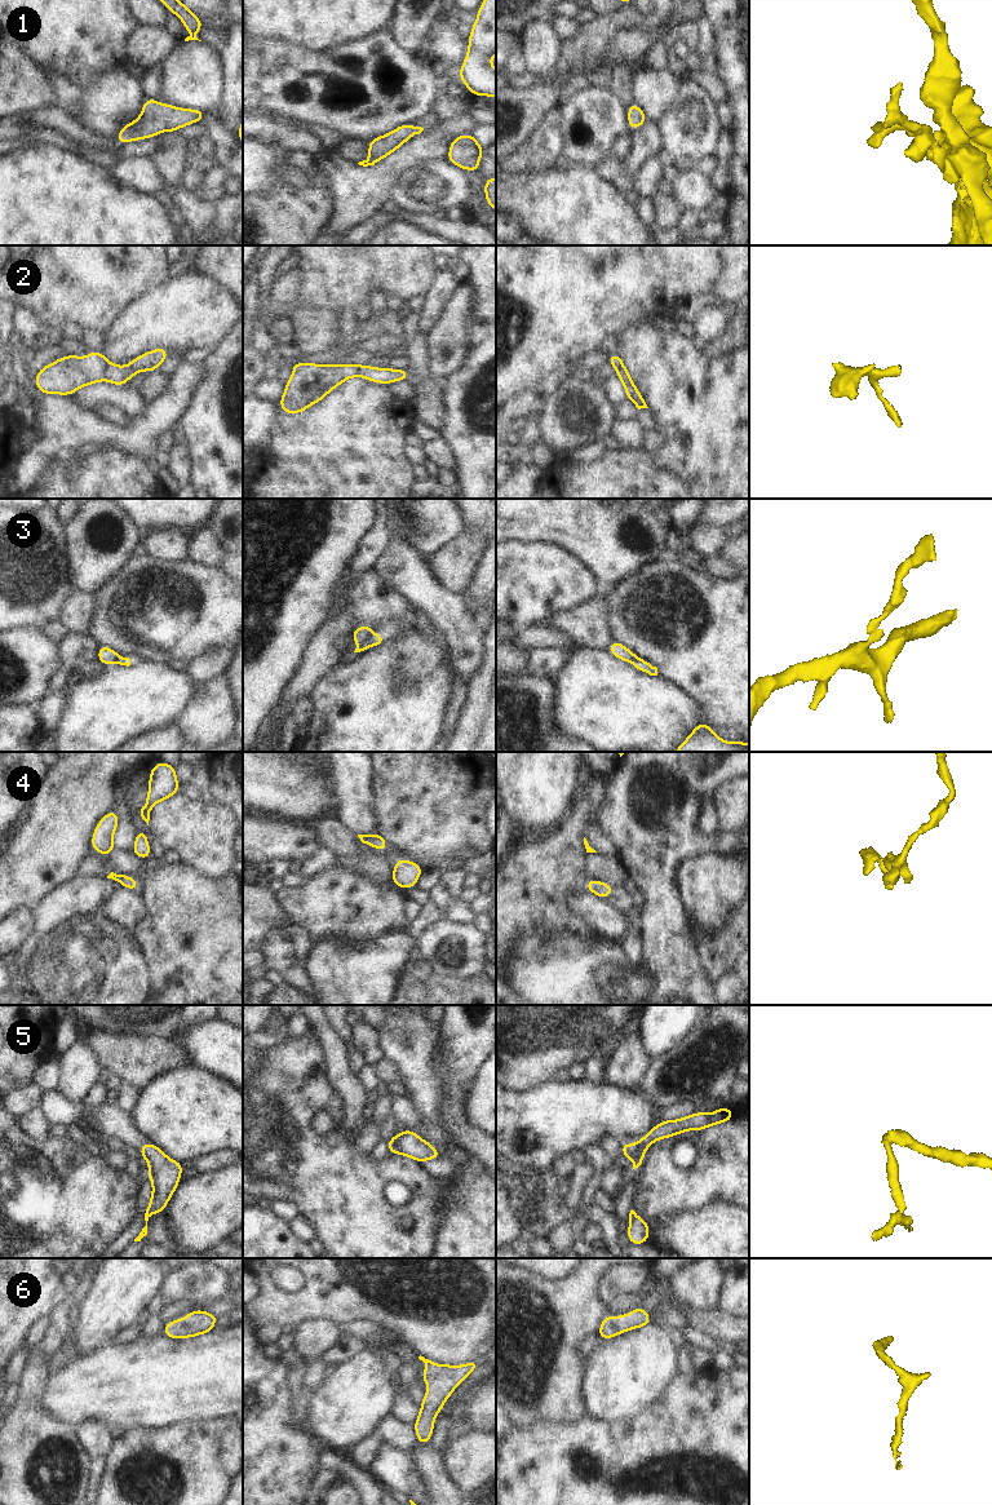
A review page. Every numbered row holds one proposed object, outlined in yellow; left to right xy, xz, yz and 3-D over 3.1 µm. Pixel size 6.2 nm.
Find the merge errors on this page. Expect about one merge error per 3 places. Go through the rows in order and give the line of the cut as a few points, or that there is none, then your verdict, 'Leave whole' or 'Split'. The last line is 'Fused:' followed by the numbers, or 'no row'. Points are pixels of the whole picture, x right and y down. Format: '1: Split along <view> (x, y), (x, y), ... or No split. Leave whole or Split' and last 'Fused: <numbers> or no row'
1: No split. Leave whole
2: Split along xy (109, 363), (103, 379). Split
3: Split along xz (370, 633), (357, 643). Split
4: No split. Leave whole
5: Split along yz (640, 1142), (633, 1167). Split
6: No split. Leave whole
Fused: 2, 3, 5.

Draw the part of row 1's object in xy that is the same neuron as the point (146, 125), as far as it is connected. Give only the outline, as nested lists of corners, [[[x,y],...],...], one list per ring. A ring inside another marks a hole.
[[[146,98],[140,118],[121,128],[116,136],[119,143],[155,137],[163,130],[176,132],[177,129],[199,123],[204,119],[205,111],[180,109],[168,103],[159,103]]]

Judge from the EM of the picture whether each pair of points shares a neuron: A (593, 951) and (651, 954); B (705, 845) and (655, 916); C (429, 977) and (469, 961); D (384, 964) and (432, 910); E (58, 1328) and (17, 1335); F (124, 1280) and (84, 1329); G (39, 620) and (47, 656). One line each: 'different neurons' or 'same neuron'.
A: different neurons
B: same neuron
C: different neurons
D: different neurons
E: different neurons
F: same neuron
G: different neurons

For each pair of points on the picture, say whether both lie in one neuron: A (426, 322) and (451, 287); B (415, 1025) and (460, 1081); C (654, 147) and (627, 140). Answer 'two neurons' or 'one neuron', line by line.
A: one neuron
B: two neurons
C: two neurons

